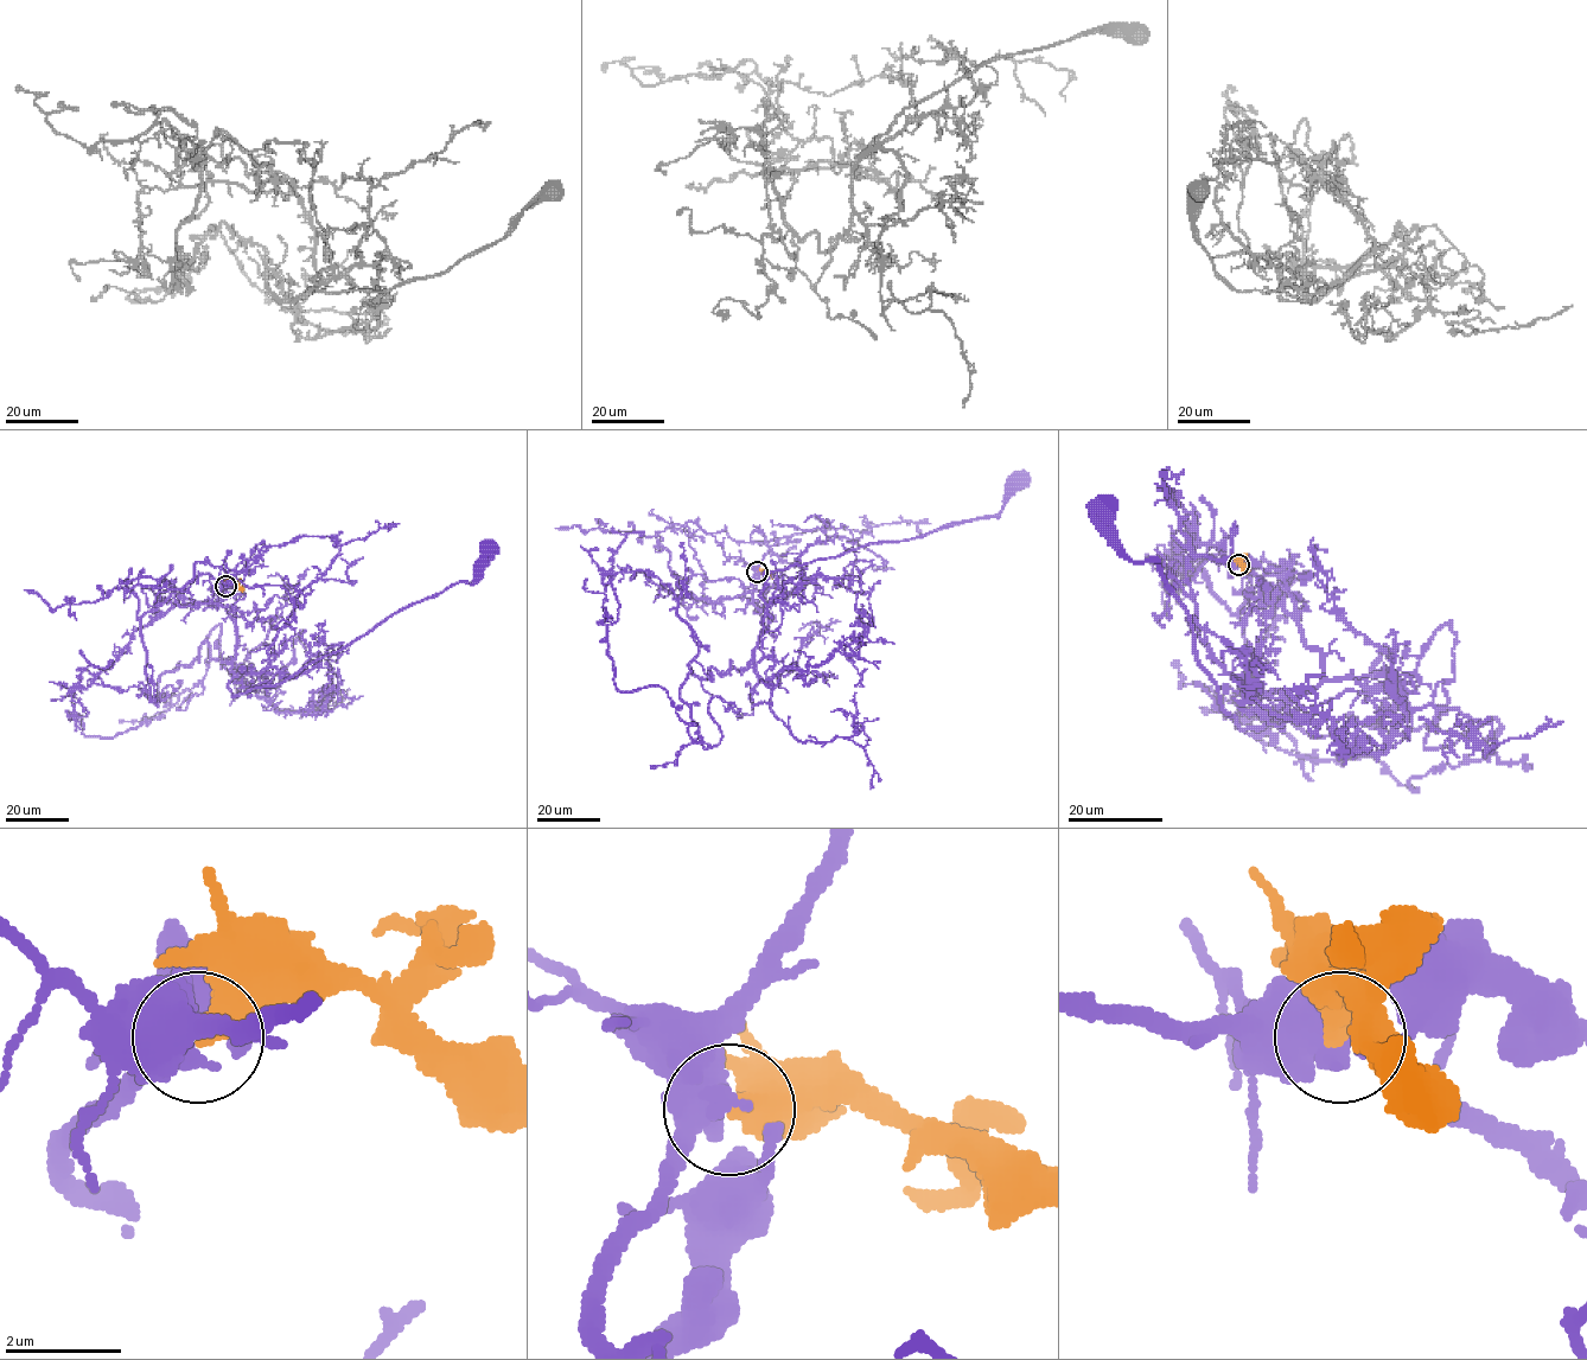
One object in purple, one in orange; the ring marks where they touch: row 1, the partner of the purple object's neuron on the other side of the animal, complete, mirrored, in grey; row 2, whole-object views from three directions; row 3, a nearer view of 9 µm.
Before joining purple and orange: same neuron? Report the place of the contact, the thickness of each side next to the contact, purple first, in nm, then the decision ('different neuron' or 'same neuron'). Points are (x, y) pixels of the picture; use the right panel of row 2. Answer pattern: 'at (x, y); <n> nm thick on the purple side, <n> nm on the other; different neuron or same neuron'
at (1238, 564); 480 nm thick on the purple side, 480 nm on the other; different neuron

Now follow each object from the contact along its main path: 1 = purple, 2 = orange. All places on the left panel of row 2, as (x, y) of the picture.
1: (225, 586), (221, 602), (237, 640), (228, 683), (233, 696), (286, 681), (454, 583), (475, 583), (488, 548)
2: (225, 586), (235, 583), (244, 591)

